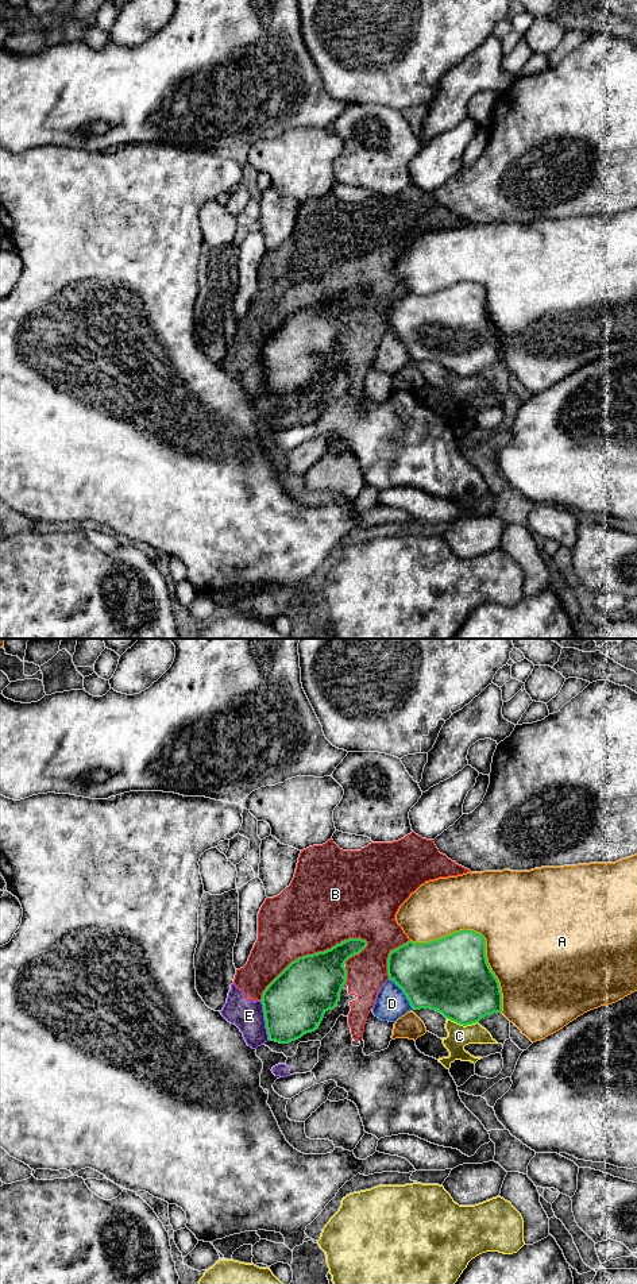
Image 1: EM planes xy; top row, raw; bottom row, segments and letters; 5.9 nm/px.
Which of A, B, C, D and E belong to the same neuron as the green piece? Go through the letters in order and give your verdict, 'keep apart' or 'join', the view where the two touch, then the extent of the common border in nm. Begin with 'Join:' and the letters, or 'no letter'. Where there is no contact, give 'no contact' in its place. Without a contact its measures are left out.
Join: no letter
A: keep apart; contact in xy; length 700 nm
B: keep apart; contact in xy; length 750 nm
C: keep apart; contact in xy; length 190 nm
D: keep apart; contact in xy; length 240 nm
E: keep apart; contact in xy; length 240 nm

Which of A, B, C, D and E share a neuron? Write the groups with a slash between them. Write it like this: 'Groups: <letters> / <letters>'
Groups: A / B E / C / D

